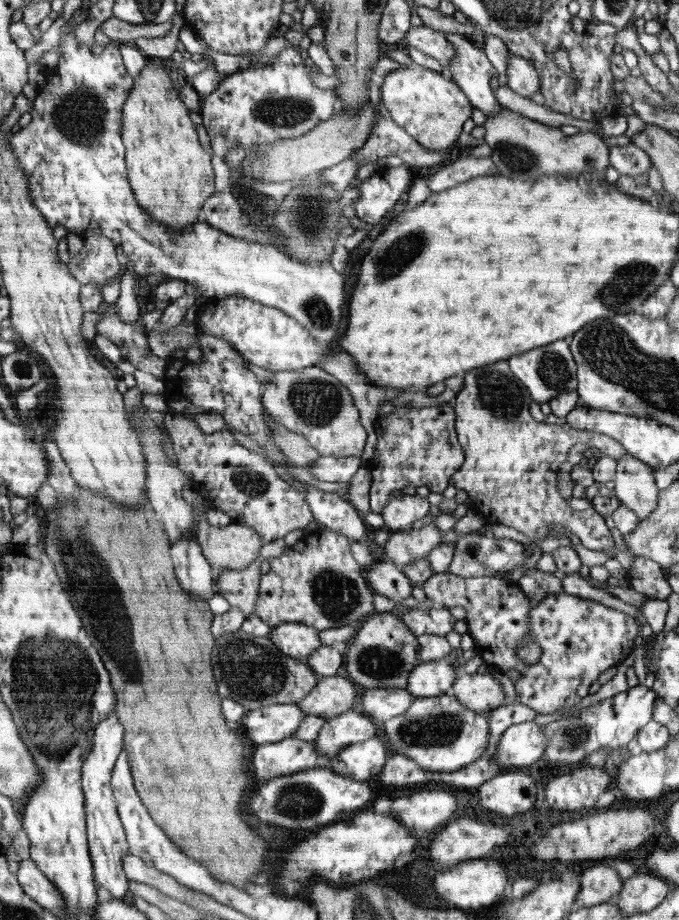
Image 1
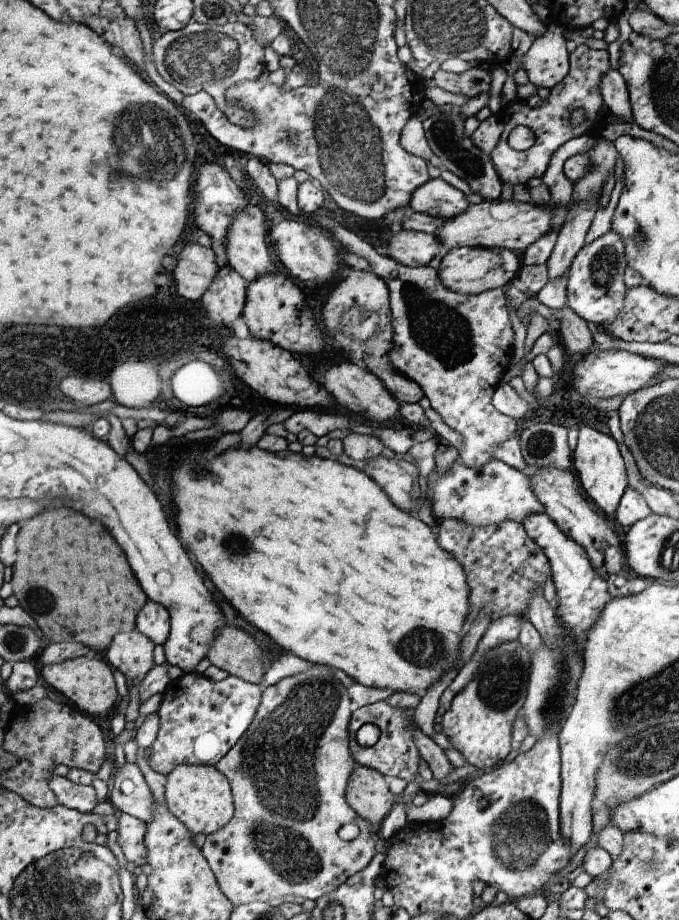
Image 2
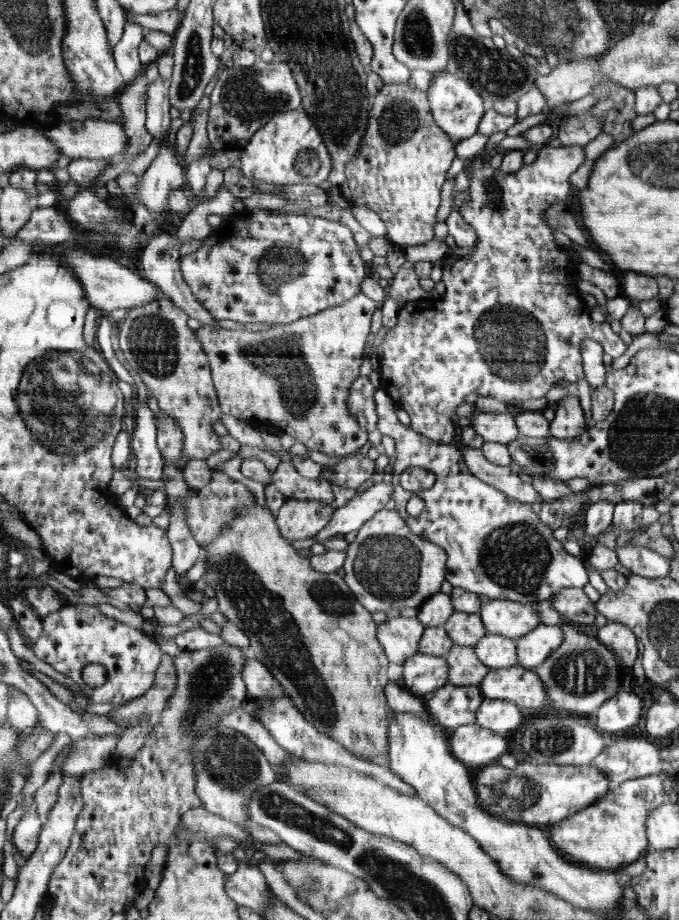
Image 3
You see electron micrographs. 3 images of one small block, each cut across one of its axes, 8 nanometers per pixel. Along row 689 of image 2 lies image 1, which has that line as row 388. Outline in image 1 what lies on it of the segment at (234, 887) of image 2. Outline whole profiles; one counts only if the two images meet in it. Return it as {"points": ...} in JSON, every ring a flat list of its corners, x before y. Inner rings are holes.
{"points":[[314,365,294,371,268,372,267,379,261,400,276,423,292,432,302,433,322,456,362,456,366,430,358,420,352,393,336,376]]}

